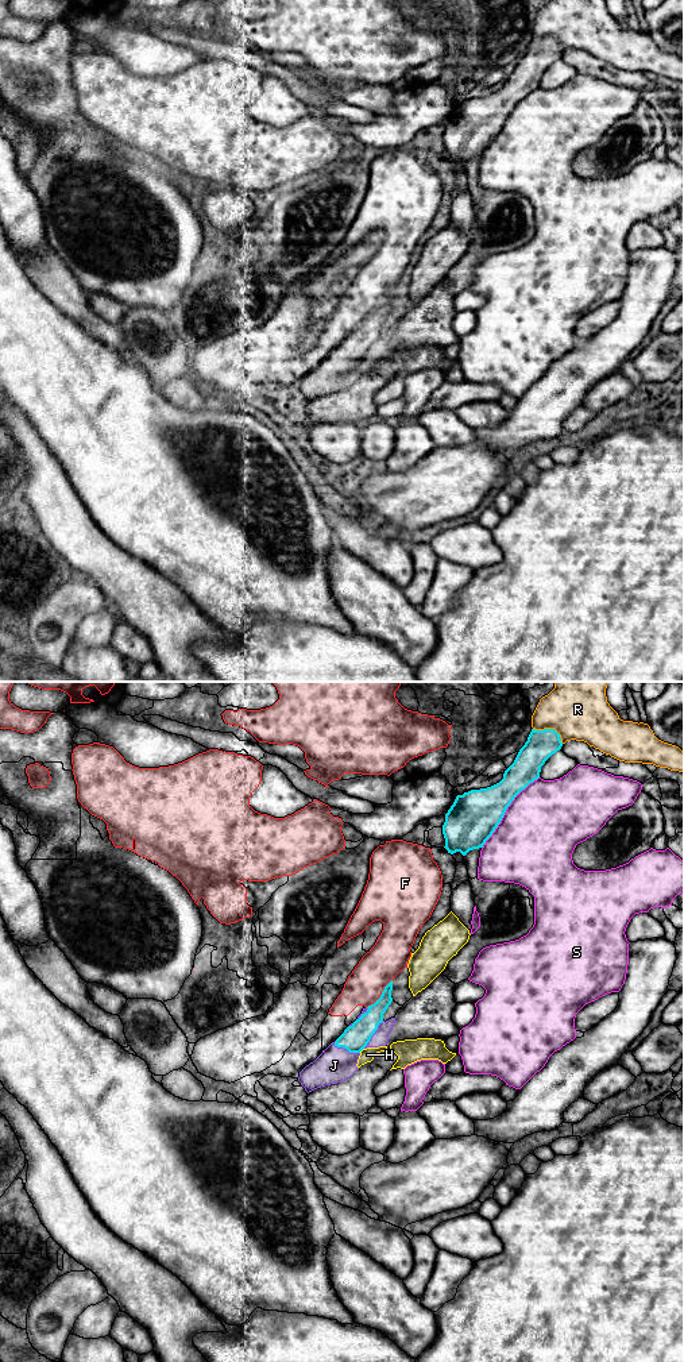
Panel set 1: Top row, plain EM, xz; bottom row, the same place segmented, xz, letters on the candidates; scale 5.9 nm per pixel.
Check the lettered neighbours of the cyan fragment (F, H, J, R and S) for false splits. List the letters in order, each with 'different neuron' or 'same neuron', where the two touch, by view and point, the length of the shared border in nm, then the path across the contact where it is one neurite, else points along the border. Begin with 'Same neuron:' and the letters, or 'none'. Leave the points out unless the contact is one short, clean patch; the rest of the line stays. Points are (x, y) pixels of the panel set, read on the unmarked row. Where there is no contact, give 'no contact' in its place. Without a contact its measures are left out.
Same neuron: J
F: different neuron | xz (382, 303) | 220 nm | along xz (391, 288), (382, 303), (367, 316)
H: different neuron | xz (360, 359) | 40 nm
J: same neuron | xz (347, 358) | 170 nm | across xz (355, 347), (347, 358), (333, 374)
R: different neuron | xz (551, 38) | 200 nm
S: different neuron | xz (505, 120) | 550 nm

